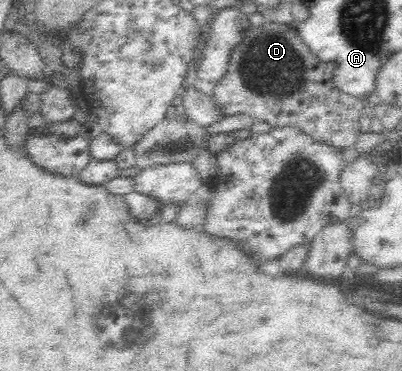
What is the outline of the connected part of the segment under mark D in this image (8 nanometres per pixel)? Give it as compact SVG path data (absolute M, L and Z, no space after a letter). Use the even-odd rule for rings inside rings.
M264 22L250 31L238 51L234 51L230 67L213 90L212 101L221 105L224 115L248 113L255 121L264 121L274 127L292 124L303 129L316 141L329 143L339 149L354 145L354 139L365 127L361 115L363 102L341 93L333 85L333 71L336 65L319 61L304 45L289 24Z

